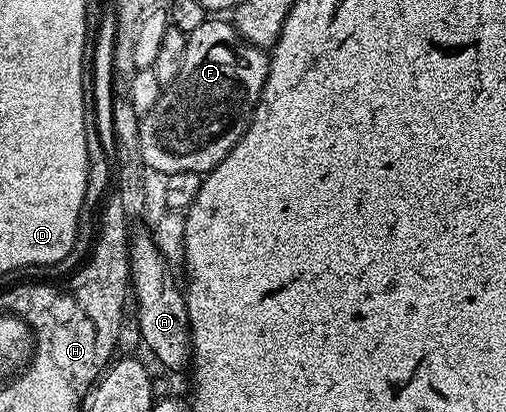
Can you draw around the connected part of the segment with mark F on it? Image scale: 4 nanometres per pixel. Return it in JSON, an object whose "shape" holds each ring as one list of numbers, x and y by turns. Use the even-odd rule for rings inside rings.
{"shape":[[202,22,189,31,184,52,184,64,173,84,165,87,156,104,139,121,139,146,142,165,166,174,196,173,205,176,217,168,220,160,232,152,232,148,250,127,250,117,258,101,270,71,267,51,245,42,233,25,226,22]]}

